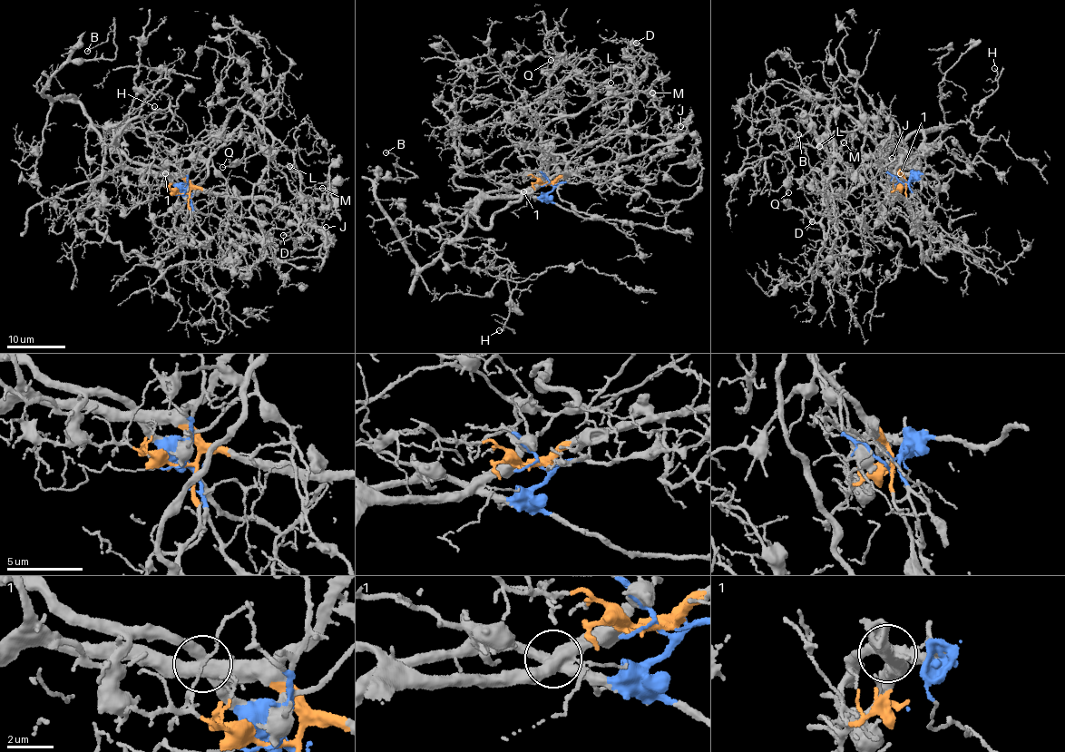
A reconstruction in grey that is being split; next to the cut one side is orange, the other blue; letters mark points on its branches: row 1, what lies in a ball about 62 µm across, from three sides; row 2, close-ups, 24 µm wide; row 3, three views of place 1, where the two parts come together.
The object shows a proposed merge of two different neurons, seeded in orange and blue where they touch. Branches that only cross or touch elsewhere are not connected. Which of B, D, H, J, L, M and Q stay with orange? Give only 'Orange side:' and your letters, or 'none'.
Orange side: D, J, L, M, Q

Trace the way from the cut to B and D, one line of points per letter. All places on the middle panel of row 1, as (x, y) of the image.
B: (548, 184), (538, 196), (484, 191), (465, 228), (419, 267), (372, 182), (416, 176), (386, 152)
D: (547, 183), (541, 182), (541, 132), (559, 118), (631, 92), (648, 70), (649, 55), (636, 43)

